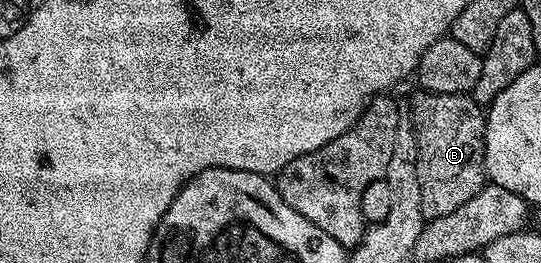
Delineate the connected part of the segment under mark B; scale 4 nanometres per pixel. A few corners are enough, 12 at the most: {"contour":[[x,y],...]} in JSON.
{"contour":[[419,92],[411,123],[424,219],[488,181],[484,107]]}

